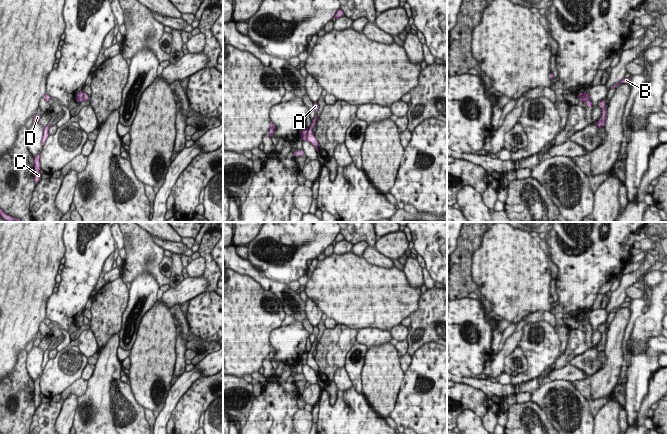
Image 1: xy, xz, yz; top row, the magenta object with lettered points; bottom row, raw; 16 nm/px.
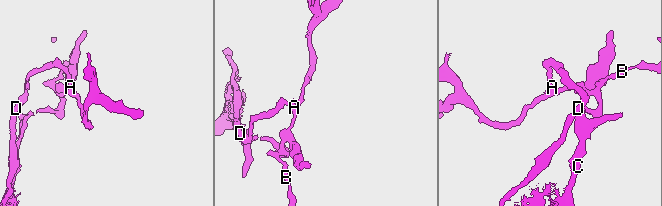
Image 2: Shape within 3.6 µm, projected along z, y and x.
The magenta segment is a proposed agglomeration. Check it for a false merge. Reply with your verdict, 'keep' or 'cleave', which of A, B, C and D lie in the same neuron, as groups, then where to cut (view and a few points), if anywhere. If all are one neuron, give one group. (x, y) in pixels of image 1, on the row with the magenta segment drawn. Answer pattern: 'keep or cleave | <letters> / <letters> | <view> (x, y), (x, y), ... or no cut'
cleave | A D / B C | xz (308, 129), (306, 140)

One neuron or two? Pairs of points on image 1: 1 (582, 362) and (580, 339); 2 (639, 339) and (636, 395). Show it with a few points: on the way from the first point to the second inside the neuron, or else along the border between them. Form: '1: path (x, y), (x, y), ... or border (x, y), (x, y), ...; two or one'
1: border (590, 348), (578, 354), (568, 363); two
2: border (655, 336), (648, 339), (644, 351), (627, 350); two

